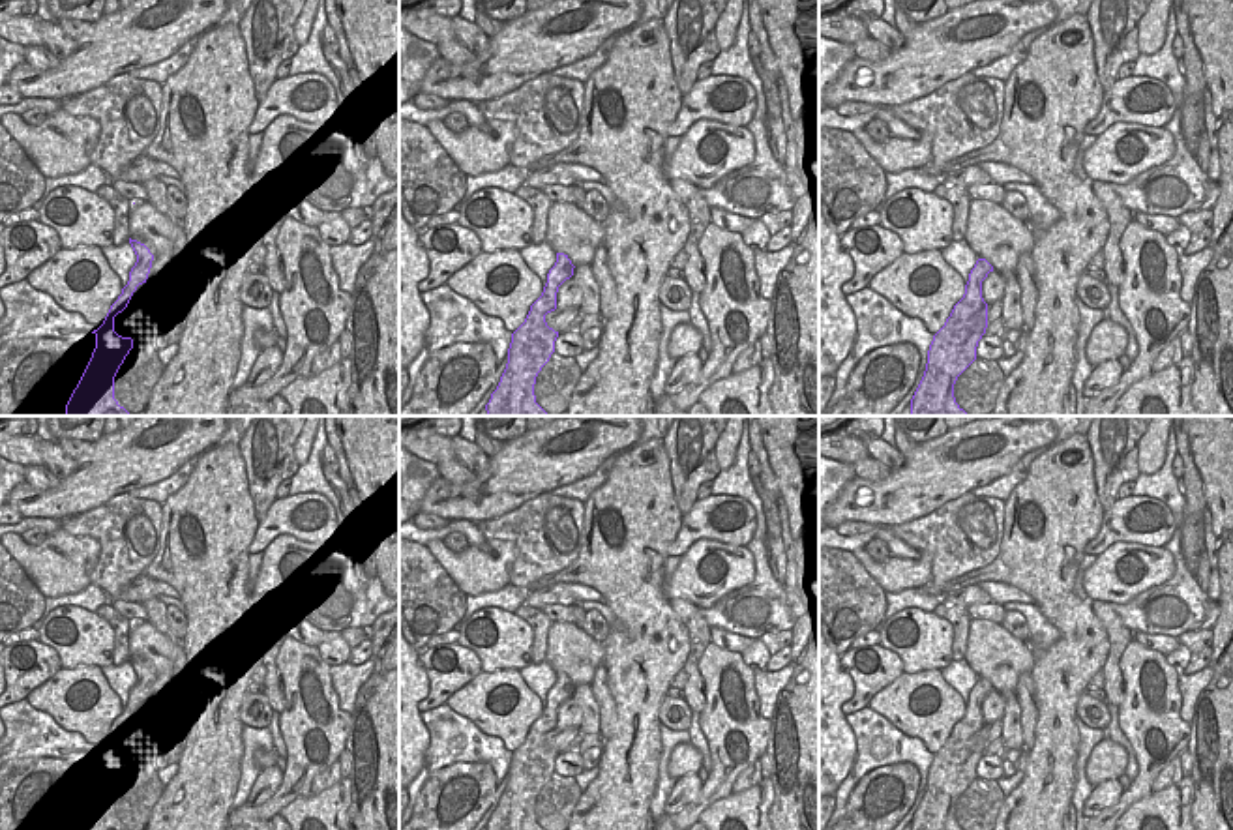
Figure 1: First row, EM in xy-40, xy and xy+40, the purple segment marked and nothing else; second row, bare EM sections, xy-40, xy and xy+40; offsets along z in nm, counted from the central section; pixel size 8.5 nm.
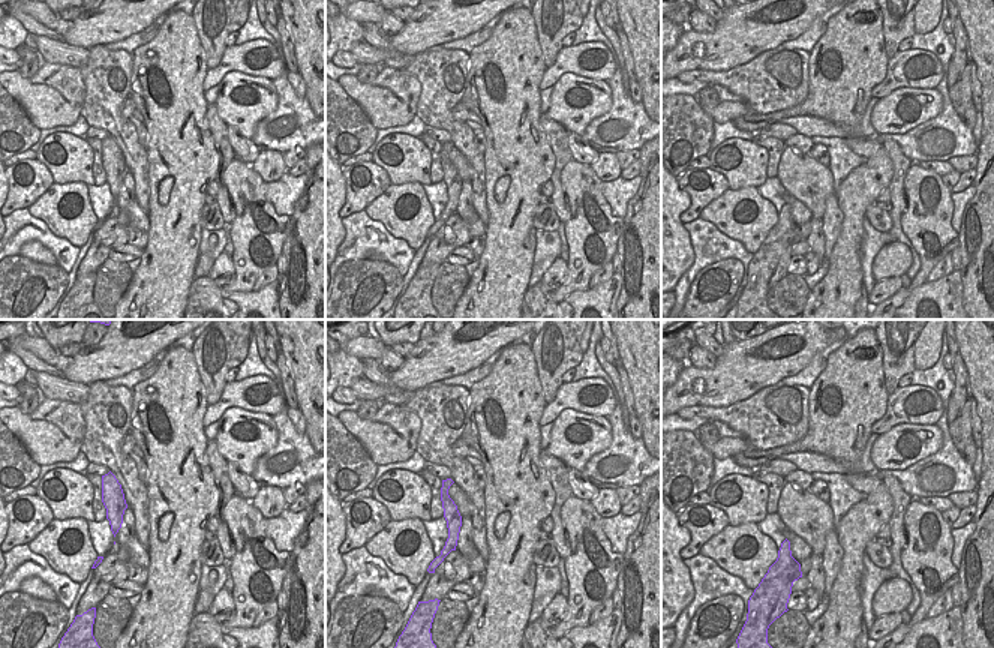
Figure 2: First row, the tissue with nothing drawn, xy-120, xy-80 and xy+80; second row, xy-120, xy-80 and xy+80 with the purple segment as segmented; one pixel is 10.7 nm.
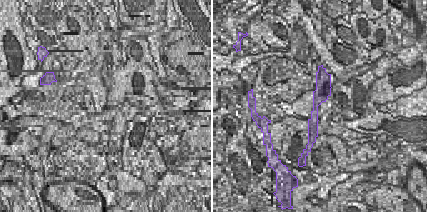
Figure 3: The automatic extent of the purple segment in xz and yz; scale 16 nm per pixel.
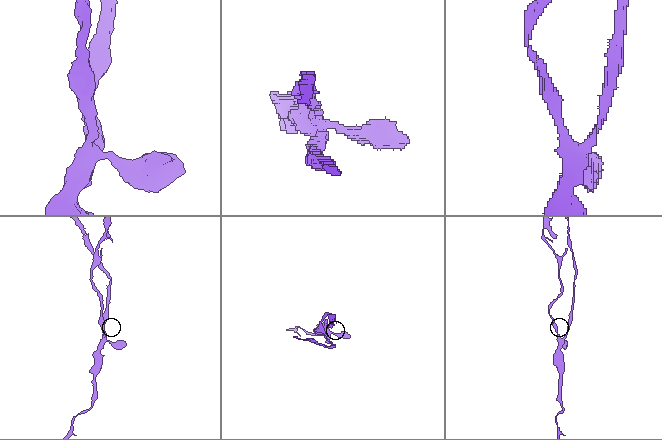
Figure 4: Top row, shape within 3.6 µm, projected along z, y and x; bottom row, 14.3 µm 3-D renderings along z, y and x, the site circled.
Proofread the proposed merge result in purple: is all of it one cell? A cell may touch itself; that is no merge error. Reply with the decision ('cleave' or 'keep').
cleave

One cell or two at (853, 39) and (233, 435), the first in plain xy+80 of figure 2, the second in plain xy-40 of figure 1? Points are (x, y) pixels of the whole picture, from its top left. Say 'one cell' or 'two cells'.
two cells

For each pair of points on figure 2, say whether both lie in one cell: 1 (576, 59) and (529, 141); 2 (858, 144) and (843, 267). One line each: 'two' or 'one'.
1: two
2: one

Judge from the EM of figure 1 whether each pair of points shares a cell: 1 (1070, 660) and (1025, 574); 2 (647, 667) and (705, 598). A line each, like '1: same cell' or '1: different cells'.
1: same cell
2: different cells

